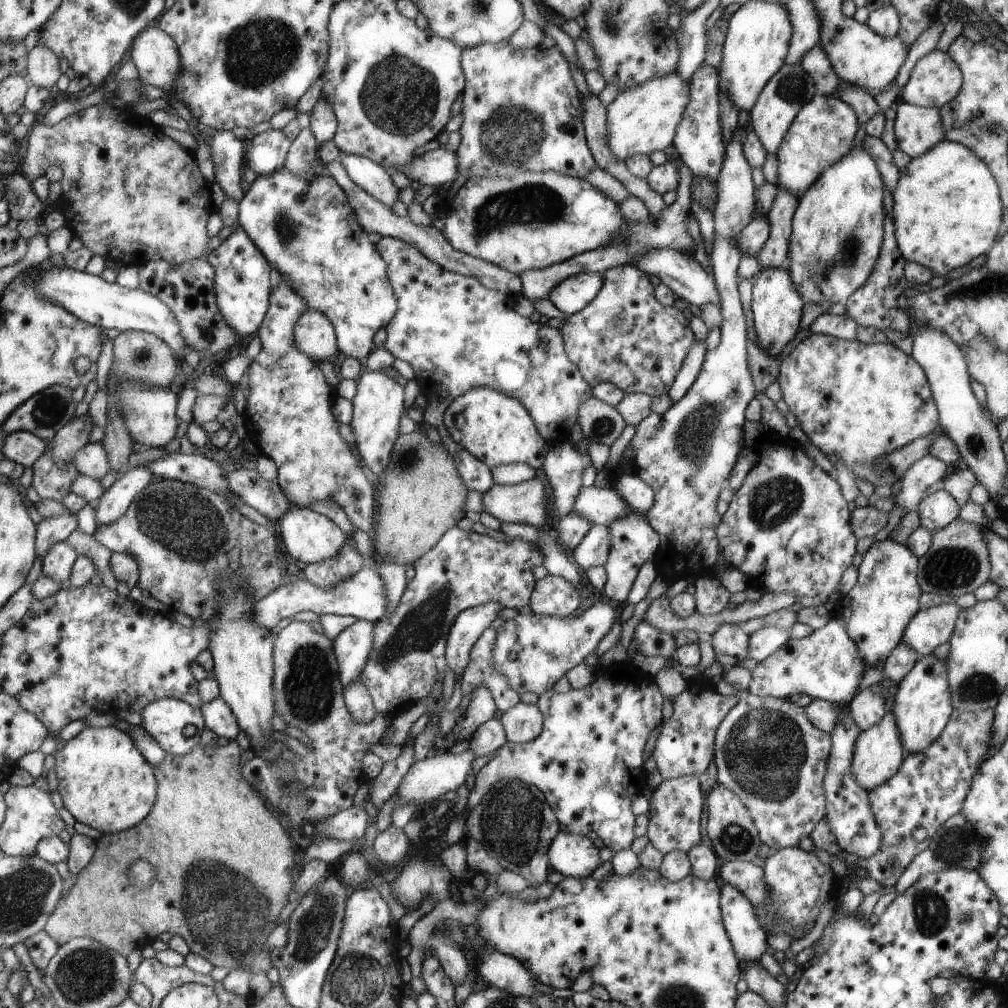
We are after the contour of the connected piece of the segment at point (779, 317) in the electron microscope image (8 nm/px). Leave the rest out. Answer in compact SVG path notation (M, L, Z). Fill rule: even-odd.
M780 267L759 270L751 282L750 309L756 332L756 345L769 355L778 356L783 347L798 332L799 316L801 316L801 308L804 304L803 297L800 296L791 274L787 270L781 270Z

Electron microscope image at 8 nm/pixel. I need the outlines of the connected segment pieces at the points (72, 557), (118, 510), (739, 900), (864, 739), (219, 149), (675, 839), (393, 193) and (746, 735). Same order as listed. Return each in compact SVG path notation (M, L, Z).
M65 541L58 542L44 556L41 574L56 579L59 583L69 581L77 559L75 548L71 548Z
M144 464L121 474L104 492L95 508L97 528L117 522L129 510L141 490L151 484L153 475Z
M721 884L719 901L724 928L743 972L750 961L759 961L761 954L767 950L767 934L756 919L754 906L739 889Z
M892 711L883 715L879 723L871 728L861 731L855 739L852 757L850 762L850 771L854 776L855 782L863 790L869 792L878 784L884 783L890 776L896 774L897 769L904 760L903 742L899 736L897 720L892 715Z
M219 131L211 138L199 137L211 148L215 181L227 198L237 204L245 196L243 172L246 160L247 140L237 138L231 131Z
M685 775L675 779L663 779L659 785L649 791L647 812L649 820L645 831L648 844L662 855L673 849L687 853L692 846L698 845L703 796L697 776Z
M342 153L340 160L349 176L376 201L390 207L397 199L398 189L391 181L390 172L371 162L367 157Z
M748 693L745 698L739 700L735 707L724 716L724 720L716 728L716 736L714 740L713 763L716 766L716 780L724 784L739 800L743 806L748 810L749 816L752 817L753 824L759 832L760 842L766 844L773 850L779 850L785 847L797 846L799 836L810 835L816 824L824 818L826 810L823 778L827 773L828 755L831 754L831 736L829 733L818 729L807 717L807 713L802 706L791 702L789 699L778 699L777 697L760 697L759 695L752 695Z

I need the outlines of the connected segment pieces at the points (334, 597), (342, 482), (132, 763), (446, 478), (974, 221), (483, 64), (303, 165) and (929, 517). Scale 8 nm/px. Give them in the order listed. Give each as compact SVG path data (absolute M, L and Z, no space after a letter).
M363 566L354 577L338 584L331 591L326 591L299 574L295 578L288 578L283 586L259 600L259 603L256 604L256 623L264 629L271 630L281 620L285 620L297 612L303 612L303 610L310 610L317 615L351 615L358 620L365 619L374 623L383 618L386 611L386 592L383 581L375 569Z
M281 275L277 288L270 296L268 314L257 335L261 338L261 351L249 364L249 397L242 416L242 432L255 441L260 454L270 457L278 467L277 482L283 487L289 500L297 507L309 507L314 501L333 500L343 507L353 524L362 531L371 530L373 516L373 486L365 474L355 446L341 438L333 407L339 398L337 386L330 384L320 363L305 354L295 342L297 323L308 309L308 302L292 287L288 277Z
M112 725L85 727L54 756L57 789L63 806L75 820L102 834L123 832L137 826L156 806L156 770L139 752L129 731L117 730Z
M417 428L410 433L402 434L396 440L388 466L377 477L379 492L373 554L378 564L381 561L393 561L403 566L413 564L437 543L445 532L467 516L464 502L468 490L459 478L452 454L440 443L427 439Z
M944 138L923 155L909 159L900 170L896 187L892 192L892 223L898 251L905 261L927 267L933 276L945 276L953 268L959 268L987 252L997 234L1001 222L1001 203L997 194L997 183L984 163L965 145Z
M503 39L494 43L478 44L475 47L465 47L463 54L460 55L460 65L464 68L465 75L465 90L461 95L461 110L462 122L457 131L460 134L460 141L455 150L457 176L466 177L466 181L470 177L499 177L504 179L513 178L513 176L522 172L529 171L553 171L560 175L573 177L576 179L585 179L589 171L595 167L596 161L592 156L592 151L588 148L587 137L584 135L583 114L584 109L581 104L581 96L573 82L568 59L563 55L558 46L555 44L550 48L543 49L542 47L516 48L509 44L507 39Z
M311 126L305 127L292 142L292 150L289 151L285 167L306 179L314 179L317 172L315 172L313 164L315 164L315 160L320 160L319 152L320 142L313 129Z
M943 489L925 494L915 508L920 526L931 532L936 532L947 526L957 517L959 509L957 501Z

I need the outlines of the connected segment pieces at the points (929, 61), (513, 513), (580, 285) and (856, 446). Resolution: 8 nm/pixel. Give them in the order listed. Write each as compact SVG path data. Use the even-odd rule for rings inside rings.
M933 50L916 61L899 97L910 105L939 109L956 96L961 86L963 76L956 61L948 53Z
M533 478L514 485L493 484L481 493L481 512L501 523L521 523L546 528L547 510L543 506L543 484Z
M575 273L553 286L546 299L563 315L573 314L597 294L601 283L599 273Z
M810 333L807 338L801 340L789 354L782 358L779 363L778 375L776 381L780 384L781 398L787 405L791 414L796 417L799 428L806 434L808 441L817 447L825 456L830 457L833 454L838 456L847 466L851 463L869 463L873 464L881 455L887 455L888 452L895 451L896 448L903 447L904 444L913 439L933 433L939 428L939 413L936 409L936 401L932 396L931 385L925 376L924 369L911 355L904 354L893 343L862 343L853 340L841 340L837 337Z

